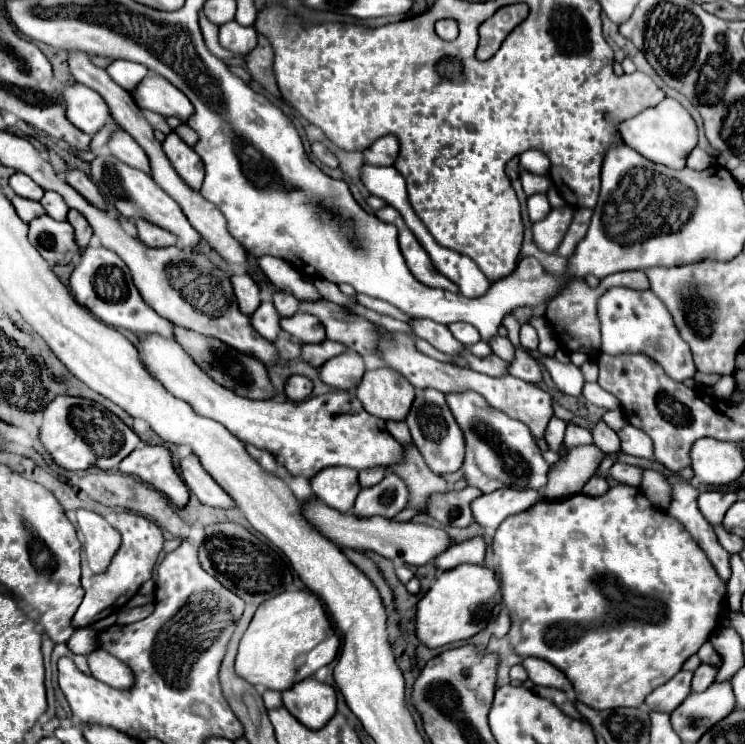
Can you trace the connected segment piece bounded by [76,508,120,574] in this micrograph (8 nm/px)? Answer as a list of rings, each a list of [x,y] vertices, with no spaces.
[[[76,510],[78,526],[86,538],[86,560],[92,572],[100,574],[110,566],[110,558],[120,546],[118,530],[114,530],[100,514],[90,510]]]

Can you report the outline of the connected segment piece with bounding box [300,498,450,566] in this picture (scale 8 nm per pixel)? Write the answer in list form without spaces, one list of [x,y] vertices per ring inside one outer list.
[[[308,500],[302,502],[302,514],[334,544],[340,546],[350,546],[356,550],[370,550],[380,556],[386,556],[394,562],[404,562],[410,566],[422,566],[432,562],[440,552],[444,552],[450,546],[450,538],[446,532],[434,526],[426,524],[414,524],[414,522],[398,522],[394,518],[382,518],[382,516],[372,516],[372,518],[358,518],[352,512],[338,512],[326,504],[320,504],[318,500]]]

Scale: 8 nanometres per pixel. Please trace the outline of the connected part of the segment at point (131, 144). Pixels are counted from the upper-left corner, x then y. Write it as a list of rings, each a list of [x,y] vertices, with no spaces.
[[[118,130],[118,134],[114,134],[114,138],[110,138],[108,146],[110,146],[110,152],[116,158],[120,158],[122,162],[126,162],[128,166],[134,166],[134,168],[150,174],[150,160],[146,156],[146,152],[124,130]]]

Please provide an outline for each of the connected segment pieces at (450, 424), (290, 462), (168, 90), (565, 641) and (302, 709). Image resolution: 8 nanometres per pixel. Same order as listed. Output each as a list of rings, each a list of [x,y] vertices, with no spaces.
[[[434,388],[418,390],[418,394],[412,402],[412,408],[406,416],[406,424],[408,424],[408,430],[410,430],[414,444],[418,446],[428,468],[434,474],[456,472],[462,466],[462,462],[464,462],[464,438],[462,438],[460,428],[456,426],[456,420],[452,416],[442,392],[438,392]]]
[[[144,334],[138,336],[136,348],[150,376],[170,394],[186,400],[198,414],[220,422],[242,442],[272,452],[292,476],[312,478],[328,466],[364,470],[402,460],[402,446],[386,430],[384,420],[368,414],[354,394],[330,392],[312,396],[300,404],[288,400],[250,400],[218,386],[174,340],[160,334]]]
[[[148,74],[132,94],[140,108],[154,110],[164,116],[178,116],[184,122],[188,122],[190,114],[194,112],[186,94],[160,74]]]
[[[614,486],[604,496],[586,496],[586,494],[574,494],[566,500],[542,500],[536,502],[532,508],[518,516],[510,516],[498,530],[492,540],[492,550],[500,556],[500,580],[502,580],[502,596],[504,604],[510,610],[512,628],[510,628],[510,644],[514,652],[522,658],[542,658],[550,662],[552,666],[558,666],[568,680],[574,686],[576,700],[596,708],[622,708],[622,706],[642,706],[644,698],[656,688],[666,684],[674,674],[680,672],[682,664],[698,652],[698,648],[708,640],[708,636],[718,626],[718,614],[722,610],[722,602],[726,596],[726,584],[714,574],[714,568],[710,566],[706,554],[694,546],[694,540],[686,530],[682,530],[680,522],[674,522],[670,514],[650,506],[650,500],[642,494],[640,488],[634,486]]]
[[[306,678],[282,692],[284,706],[310,728],[322,728],[336,714],[336,690],[316,678]]]

